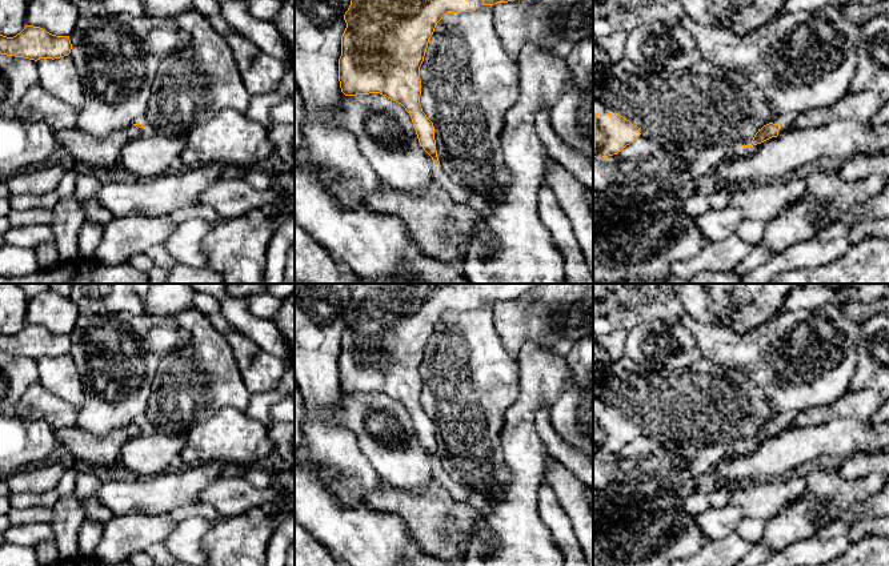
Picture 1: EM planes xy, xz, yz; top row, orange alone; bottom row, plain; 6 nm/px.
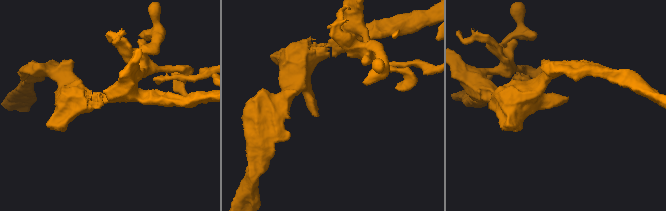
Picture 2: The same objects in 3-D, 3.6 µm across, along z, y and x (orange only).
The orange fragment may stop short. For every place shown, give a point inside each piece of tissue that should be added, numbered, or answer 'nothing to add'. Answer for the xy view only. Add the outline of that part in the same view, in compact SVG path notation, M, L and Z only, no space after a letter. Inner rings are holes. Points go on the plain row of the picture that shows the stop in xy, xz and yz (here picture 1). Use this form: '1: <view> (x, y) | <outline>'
1: xy (148, 429) | M145 414L136 416L133 422L144 424L143 426L139 426L139 433L153 434L156 431L153 424L148 420Z

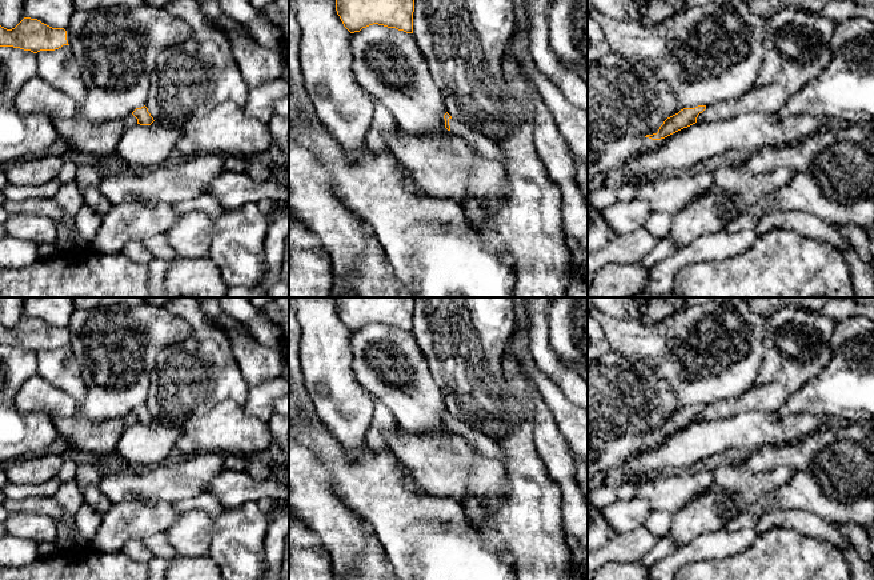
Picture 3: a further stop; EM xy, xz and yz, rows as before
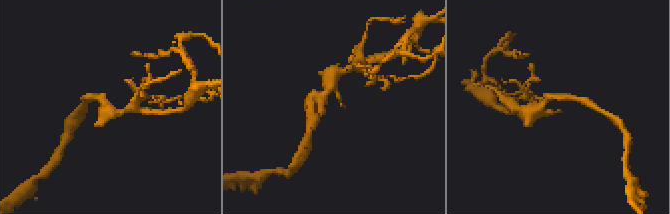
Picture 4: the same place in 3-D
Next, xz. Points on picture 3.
1: xz (481, 443) | M449 417L450 431L461 435L466 444L477 451L480 455L496 459L504 463L504 453L500 445L489 436L481 433L476 428Z

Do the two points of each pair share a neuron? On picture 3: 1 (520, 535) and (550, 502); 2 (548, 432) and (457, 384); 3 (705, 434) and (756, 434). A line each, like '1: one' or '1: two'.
1: one
2: one
3: one

